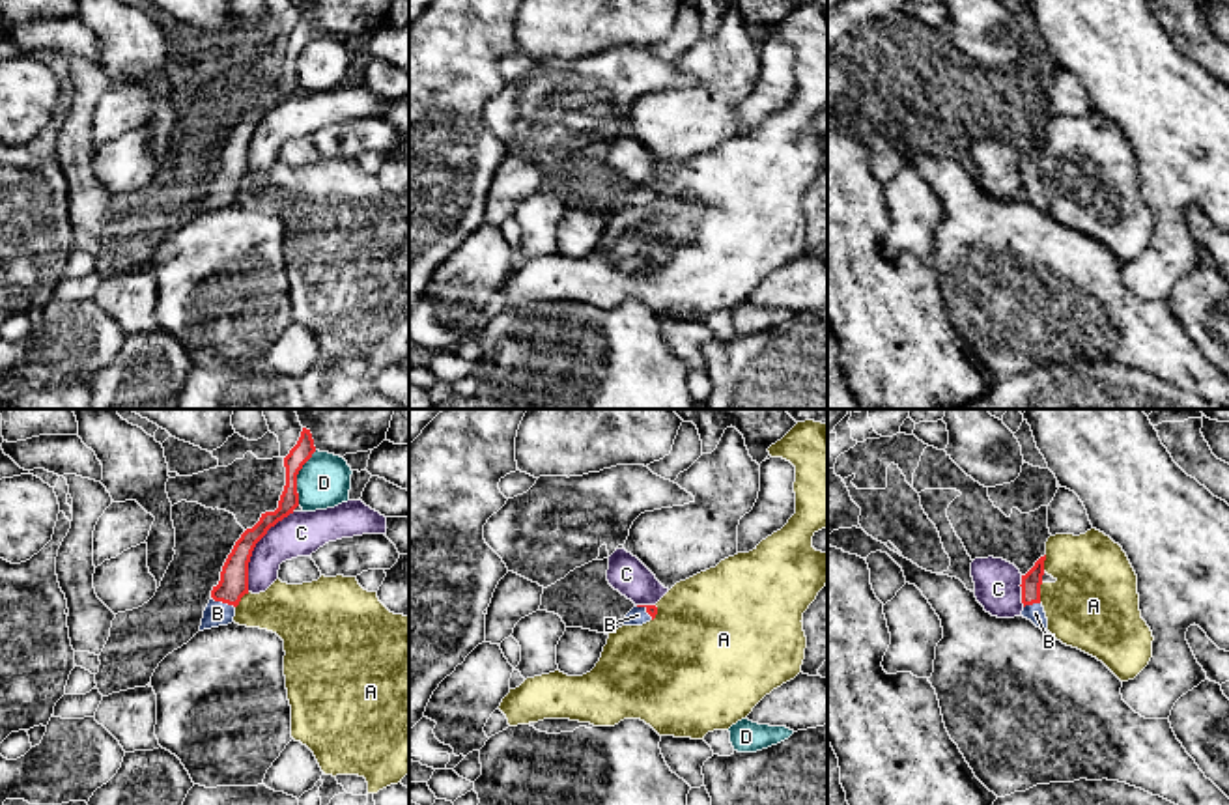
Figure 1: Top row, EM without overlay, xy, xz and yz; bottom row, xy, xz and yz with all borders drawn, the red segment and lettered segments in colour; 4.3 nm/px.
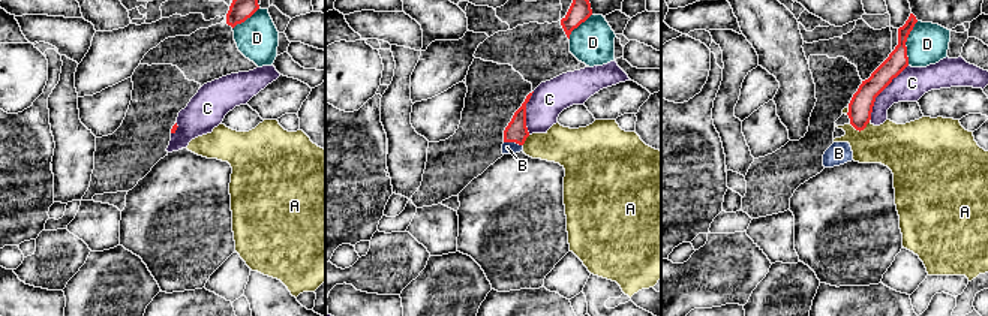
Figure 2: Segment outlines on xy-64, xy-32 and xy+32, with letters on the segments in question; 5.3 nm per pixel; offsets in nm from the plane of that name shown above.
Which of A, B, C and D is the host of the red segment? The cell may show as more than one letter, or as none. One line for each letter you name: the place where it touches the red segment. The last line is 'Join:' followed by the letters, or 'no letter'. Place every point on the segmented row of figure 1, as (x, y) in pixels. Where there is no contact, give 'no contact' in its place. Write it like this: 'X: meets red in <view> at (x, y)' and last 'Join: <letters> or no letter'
B: meets red in xy at (223, 602)
Join: B

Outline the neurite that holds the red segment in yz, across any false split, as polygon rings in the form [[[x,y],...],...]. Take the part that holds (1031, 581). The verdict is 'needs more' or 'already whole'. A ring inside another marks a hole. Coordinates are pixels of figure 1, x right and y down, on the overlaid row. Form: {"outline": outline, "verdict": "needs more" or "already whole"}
{"outline": [[[1046,555],[1040,557],[1025,575],[1022,575],[1022,585],[1020,585],[1022,603],[1024,603],[1022,616],[1031,620],[1040,629],[1048,629],[1048,618],[1040,603],[1044,560],[1046,560]]], "verdict": "needs more"}

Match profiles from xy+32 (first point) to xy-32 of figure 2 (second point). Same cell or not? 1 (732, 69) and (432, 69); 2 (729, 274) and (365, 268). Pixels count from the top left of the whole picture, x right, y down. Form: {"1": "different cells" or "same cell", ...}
{"1": "different cells", "2": "same cell"}

